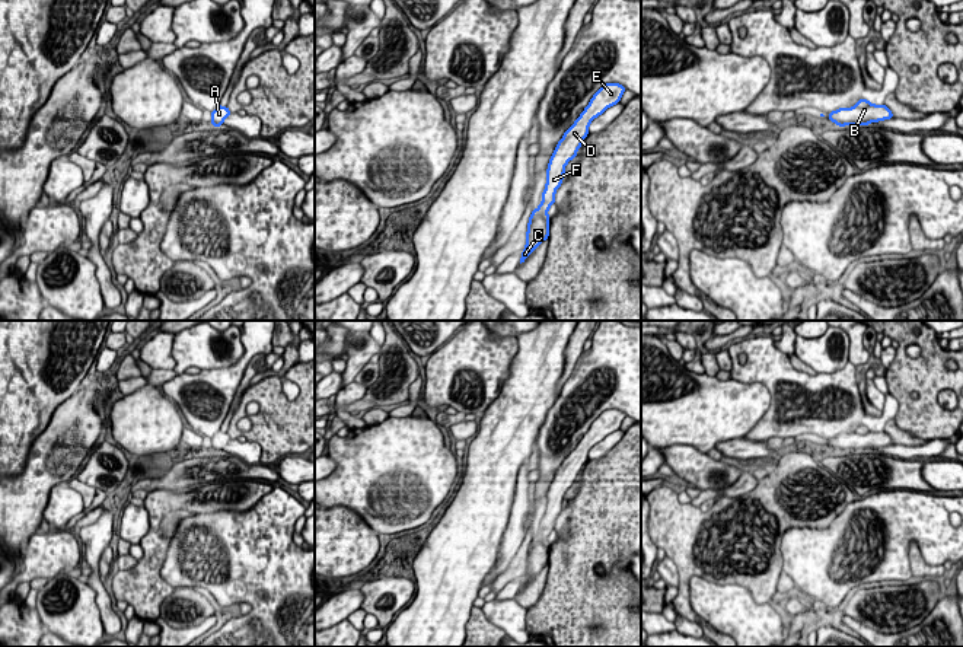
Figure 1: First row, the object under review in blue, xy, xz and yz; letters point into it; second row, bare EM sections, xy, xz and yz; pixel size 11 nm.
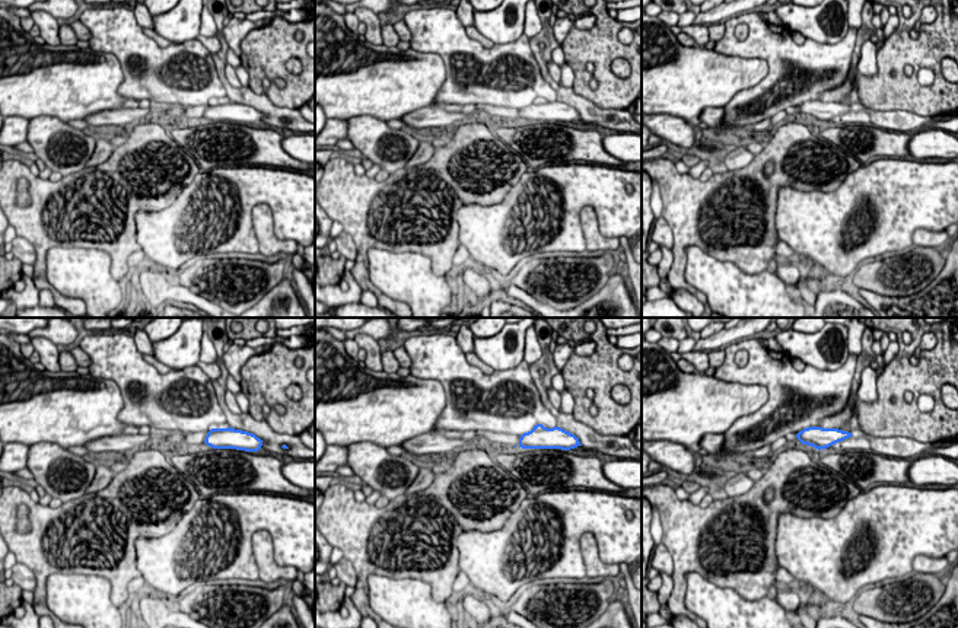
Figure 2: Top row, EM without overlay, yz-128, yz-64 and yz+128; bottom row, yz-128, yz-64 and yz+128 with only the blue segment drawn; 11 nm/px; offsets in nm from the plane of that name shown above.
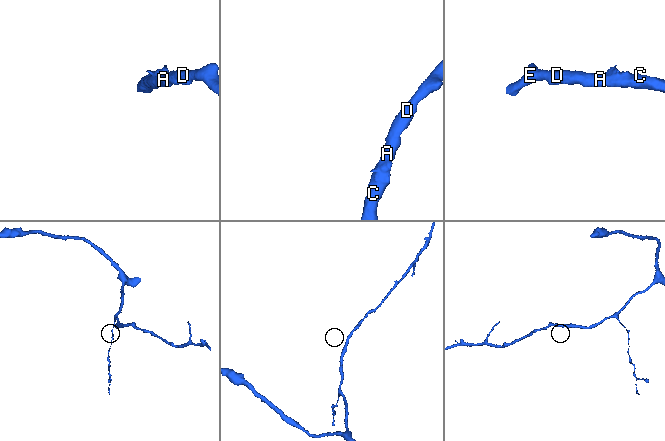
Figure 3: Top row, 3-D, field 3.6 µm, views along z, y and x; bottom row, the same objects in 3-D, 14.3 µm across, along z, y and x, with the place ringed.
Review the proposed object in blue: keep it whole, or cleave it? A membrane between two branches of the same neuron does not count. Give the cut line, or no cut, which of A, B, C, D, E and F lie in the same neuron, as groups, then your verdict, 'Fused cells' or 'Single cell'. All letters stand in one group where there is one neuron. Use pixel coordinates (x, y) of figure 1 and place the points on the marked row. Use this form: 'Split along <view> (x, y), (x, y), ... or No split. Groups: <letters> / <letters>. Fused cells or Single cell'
No split. Groups: A B C D E F. Single cell

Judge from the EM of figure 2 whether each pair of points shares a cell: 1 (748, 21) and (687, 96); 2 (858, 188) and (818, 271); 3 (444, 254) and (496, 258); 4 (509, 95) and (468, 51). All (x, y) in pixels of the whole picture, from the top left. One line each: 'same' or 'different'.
1: different
2: different
3: different
4: same

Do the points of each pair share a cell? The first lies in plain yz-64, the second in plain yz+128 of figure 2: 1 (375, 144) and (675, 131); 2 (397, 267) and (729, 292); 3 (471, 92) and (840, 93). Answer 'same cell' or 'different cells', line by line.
1: same cell
2: same cell
3: different cells

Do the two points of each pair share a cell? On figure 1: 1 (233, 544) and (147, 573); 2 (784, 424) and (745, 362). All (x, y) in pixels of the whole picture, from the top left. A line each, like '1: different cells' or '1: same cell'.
1: different cells
2: same cell

